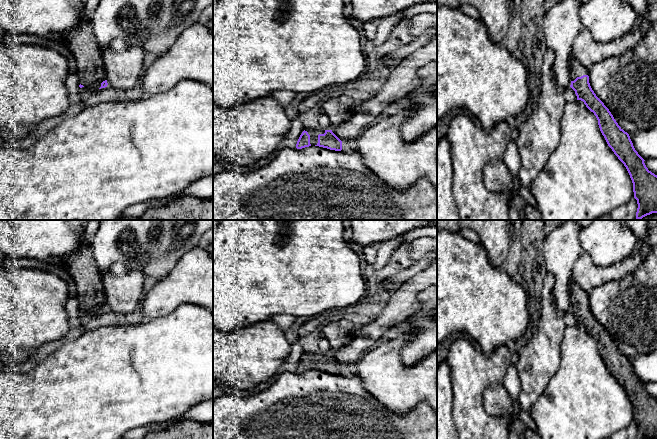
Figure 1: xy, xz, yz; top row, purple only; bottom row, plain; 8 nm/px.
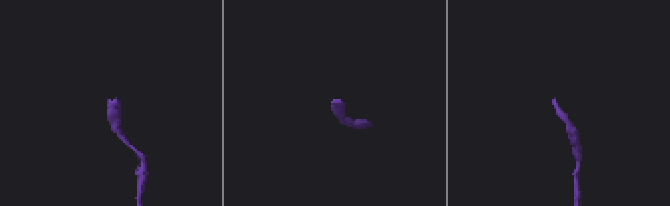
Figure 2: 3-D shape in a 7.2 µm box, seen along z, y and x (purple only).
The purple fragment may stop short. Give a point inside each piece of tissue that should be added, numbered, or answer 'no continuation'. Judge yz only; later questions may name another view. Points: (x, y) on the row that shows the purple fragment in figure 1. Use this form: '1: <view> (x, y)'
1: yz (576, 70)

